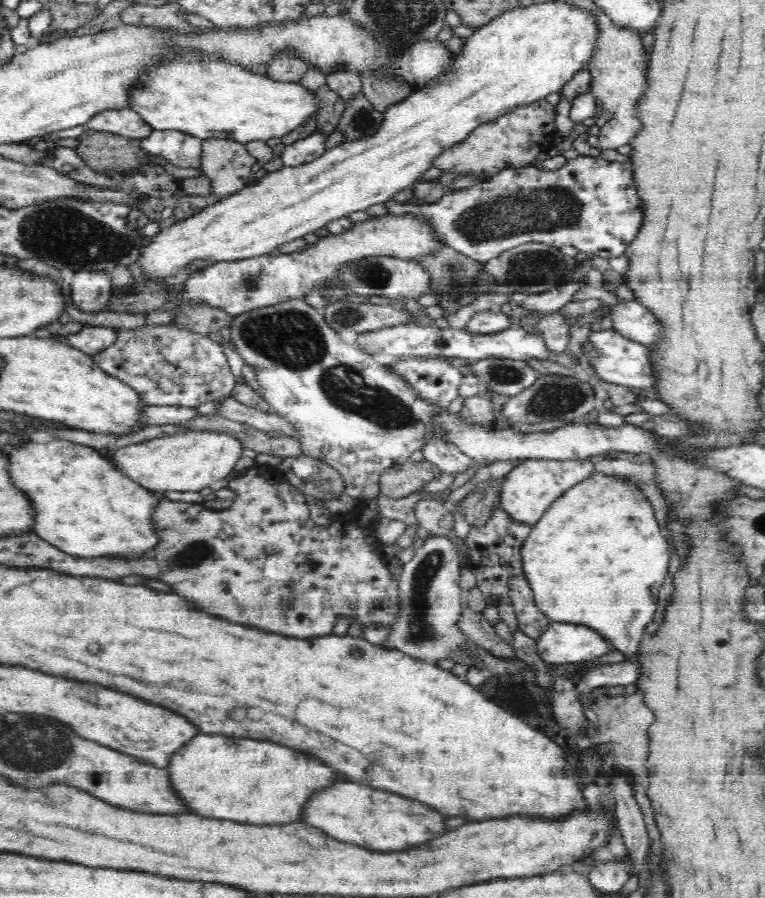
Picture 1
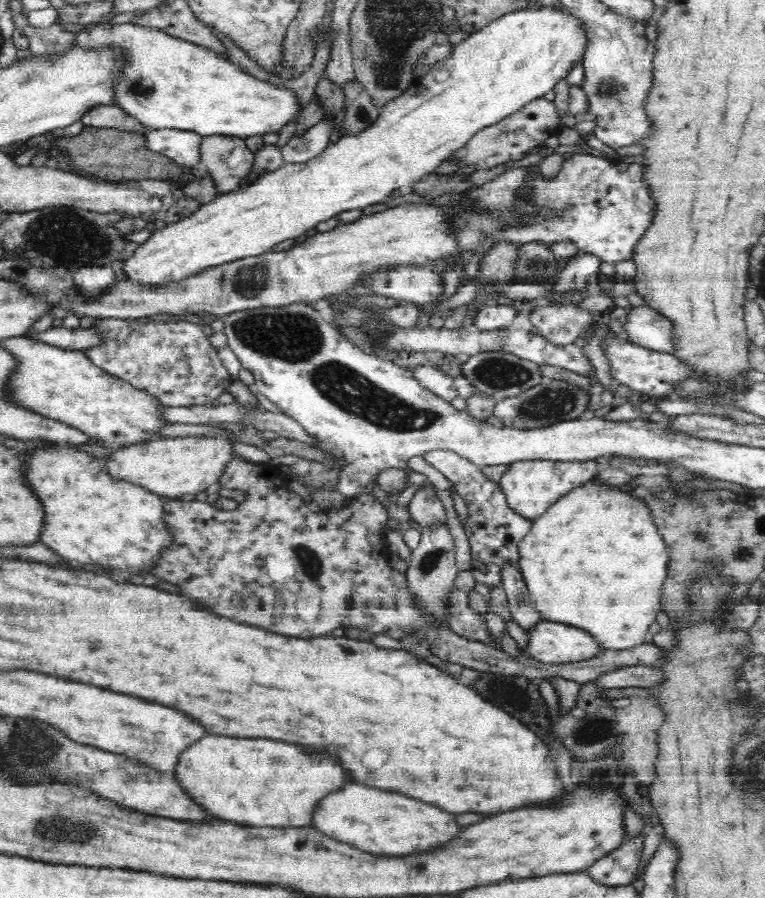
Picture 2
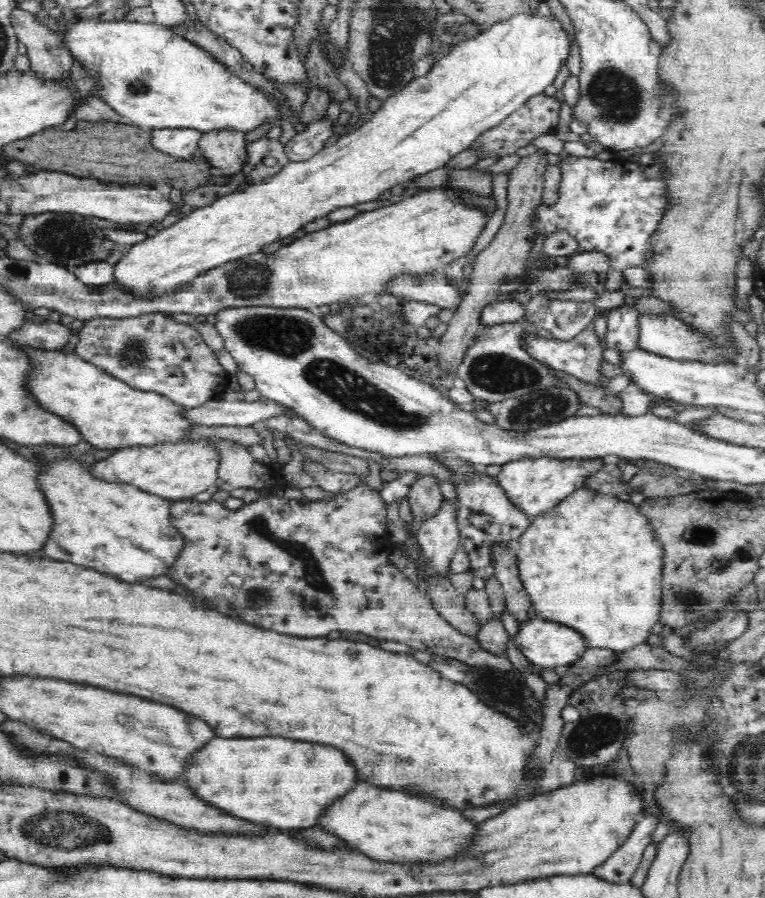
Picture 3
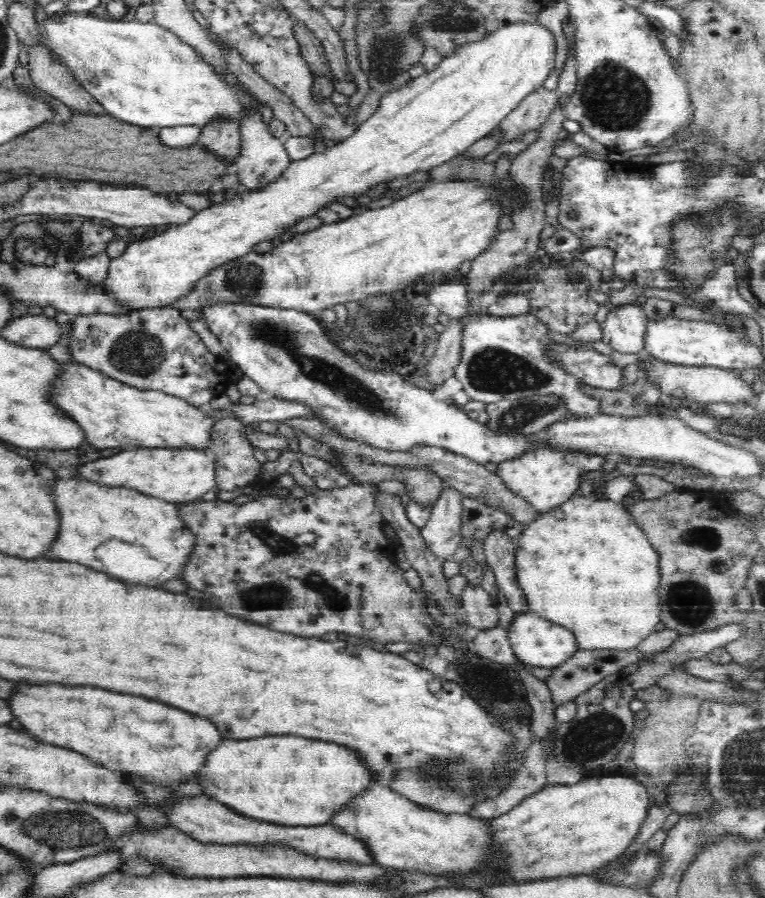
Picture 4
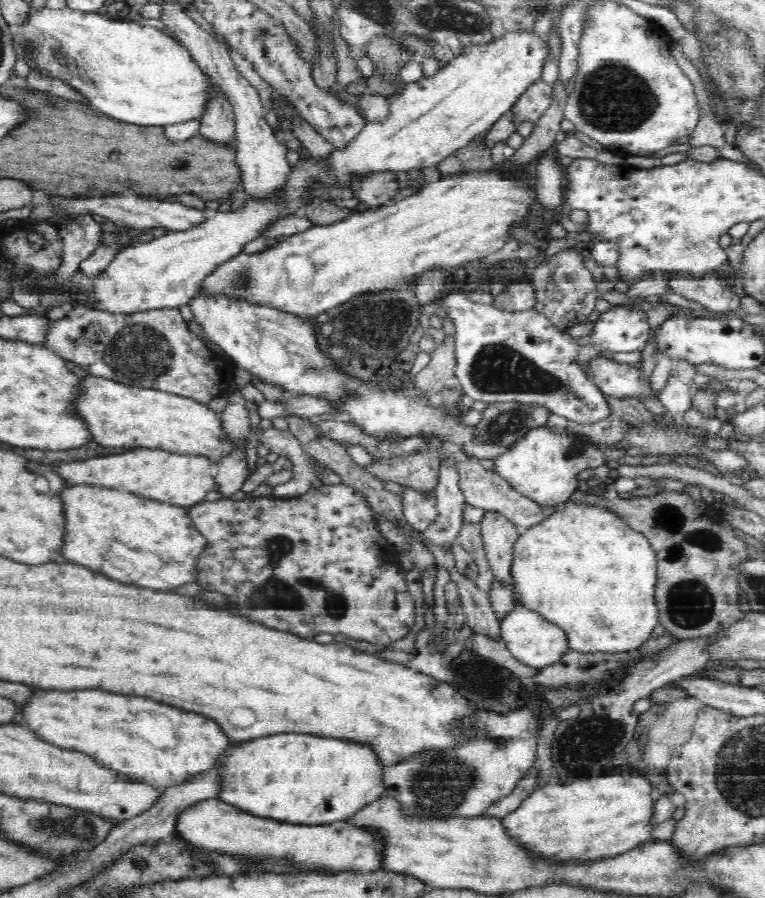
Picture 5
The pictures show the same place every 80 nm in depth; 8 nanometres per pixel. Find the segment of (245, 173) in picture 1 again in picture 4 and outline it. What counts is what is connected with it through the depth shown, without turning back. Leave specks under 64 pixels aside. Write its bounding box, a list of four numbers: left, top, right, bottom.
[198,119,242,165]

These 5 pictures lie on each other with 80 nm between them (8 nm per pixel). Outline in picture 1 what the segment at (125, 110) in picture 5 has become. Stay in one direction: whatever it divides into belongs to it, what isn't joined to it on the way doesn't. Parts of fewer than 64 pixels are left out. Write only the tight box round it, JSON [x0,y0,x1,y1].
[134,60,316,145]

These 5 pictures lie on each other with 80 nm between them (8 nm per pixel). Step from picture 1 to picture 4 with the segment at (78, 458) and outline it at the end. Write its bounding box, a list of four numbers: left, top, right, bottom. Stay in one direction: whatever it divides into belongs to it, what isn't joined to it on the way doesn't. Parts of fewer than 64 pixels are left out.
[50,480,194,586]

